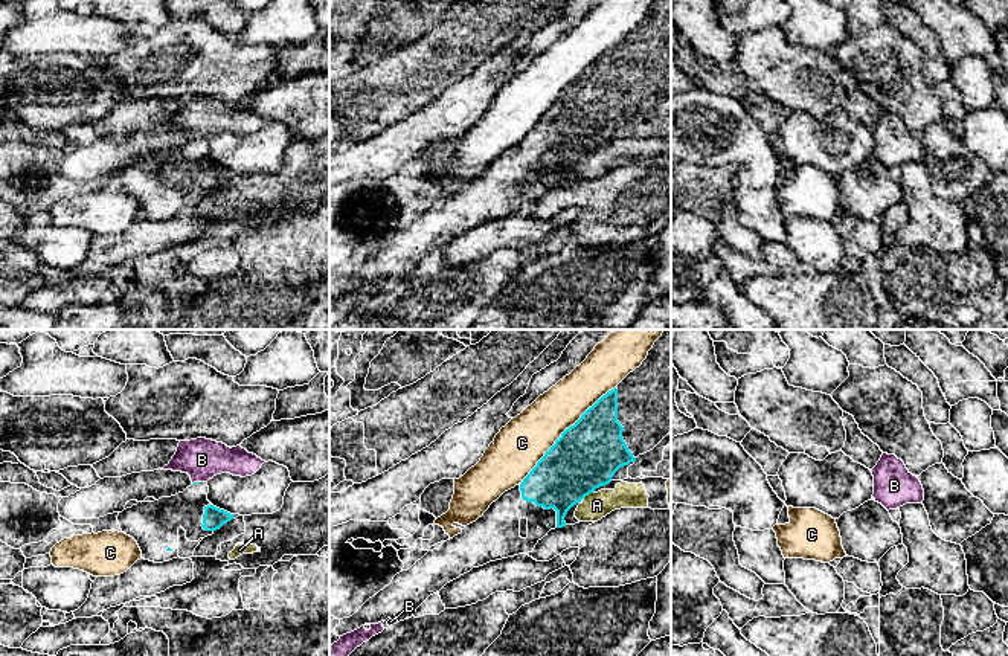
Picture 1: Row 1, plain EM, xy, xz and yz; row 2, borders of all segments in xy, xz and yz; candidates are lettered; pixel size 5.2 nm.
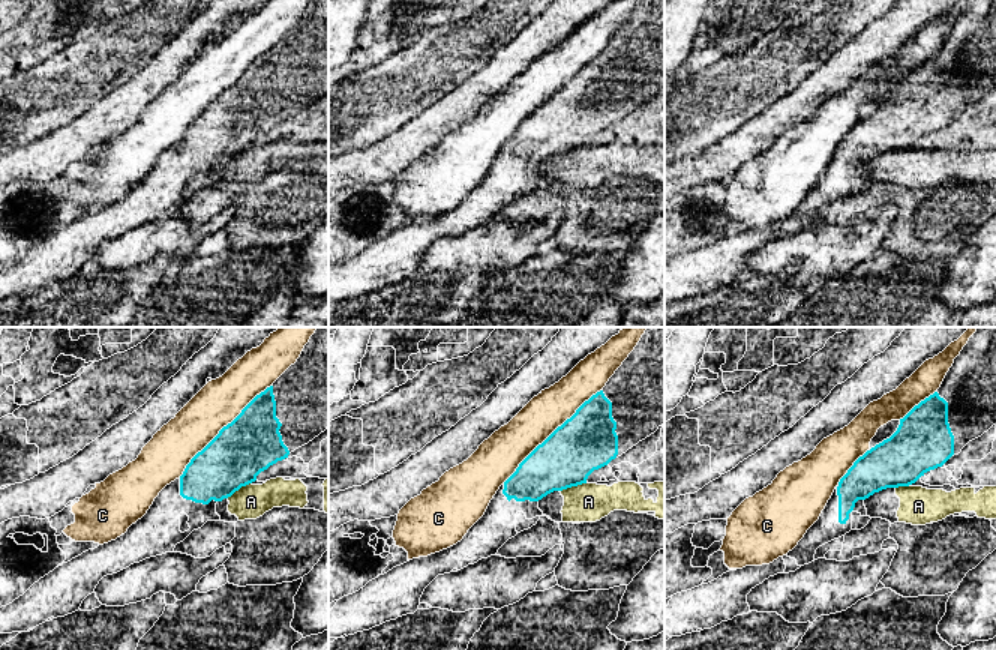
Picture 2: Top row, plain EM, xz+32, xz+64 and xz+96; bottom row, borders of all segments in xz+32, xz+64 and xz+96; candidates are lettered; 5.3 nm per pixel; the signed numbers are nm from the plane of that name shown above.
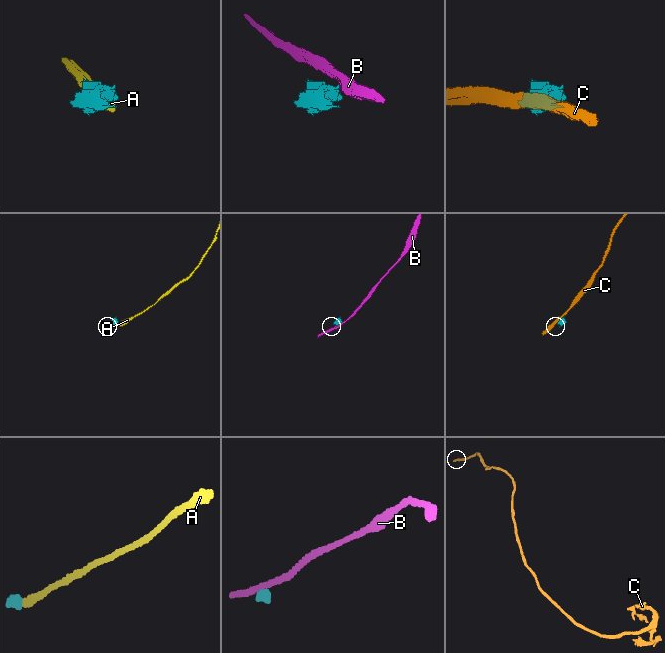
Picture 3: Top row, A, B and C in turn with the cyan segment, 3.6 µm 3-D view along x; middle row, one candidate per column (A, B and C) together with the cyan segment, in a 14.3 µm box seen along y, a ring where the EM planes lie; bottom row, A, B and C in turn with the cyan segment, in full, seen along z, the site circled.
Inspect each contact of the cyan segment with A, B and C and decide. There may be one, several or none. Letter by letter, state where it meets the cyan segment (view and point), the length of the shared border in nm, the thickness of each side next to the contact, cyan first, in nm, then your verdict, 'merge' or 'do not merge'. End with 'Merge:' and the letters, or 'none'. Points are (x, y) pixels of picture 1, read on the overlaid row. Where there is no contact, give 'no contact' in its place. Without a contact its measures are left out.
A: meets cyan in xz at (587, 495); contact 70 nm long; 340 nm thick on the cyan side, 140 nm on the other; do not merge
B: meets cyan in xy at (195, 482); contact 40 nm long; 20 nm thick on the cyan side, 220 nm on the other; do not merge
C: meets cyan in xz at (563, 432); contact 700 nm long; 340 nm thick on the cyan side, 260 nm on the other; do not merge
Merge: none

